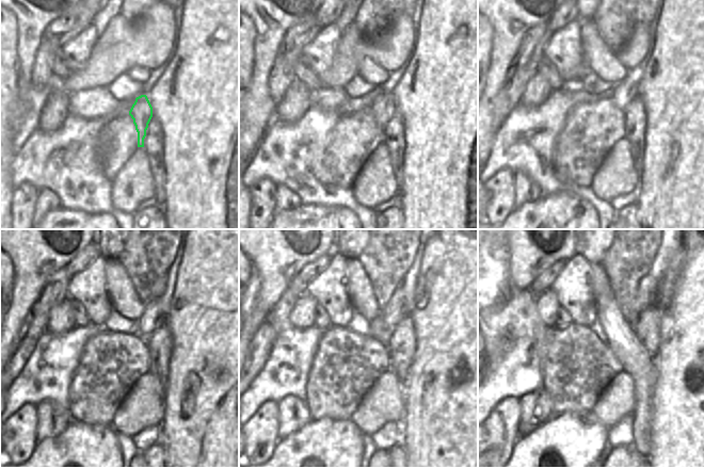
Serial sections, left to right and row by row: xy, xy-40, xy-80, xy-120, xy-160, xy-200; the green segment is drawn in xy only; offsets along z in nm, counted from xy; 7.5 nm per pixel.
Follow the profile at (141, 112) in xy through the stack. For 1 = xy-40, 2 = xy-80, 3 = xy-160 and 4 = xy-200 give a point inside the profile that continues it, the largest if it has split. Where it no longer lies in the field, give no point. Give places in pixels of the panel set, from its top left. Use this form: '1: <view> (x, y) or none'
1: xy-40 (383, 108)
2: xy-80 (625, 92)
3: xy-160 (398, 307)
4: xy-200 (648, 287)

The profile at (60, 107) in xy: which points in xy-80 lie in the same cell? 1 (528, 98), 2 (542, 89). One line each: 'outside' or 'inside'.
1: inside
2: inside

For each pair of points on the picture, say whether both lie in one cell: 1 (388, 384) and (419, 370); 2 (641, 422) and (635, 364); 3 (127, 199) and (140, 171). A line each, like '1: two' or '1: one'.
1: two
2: one
3: one

